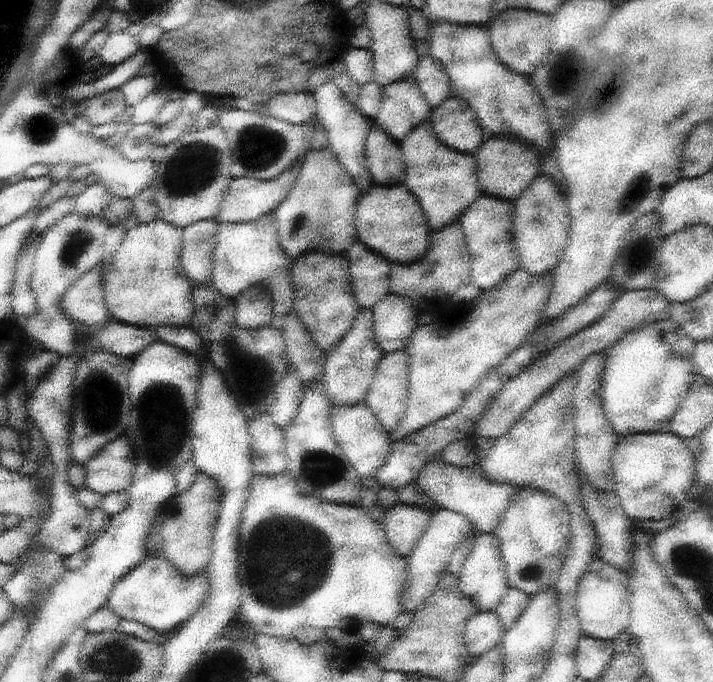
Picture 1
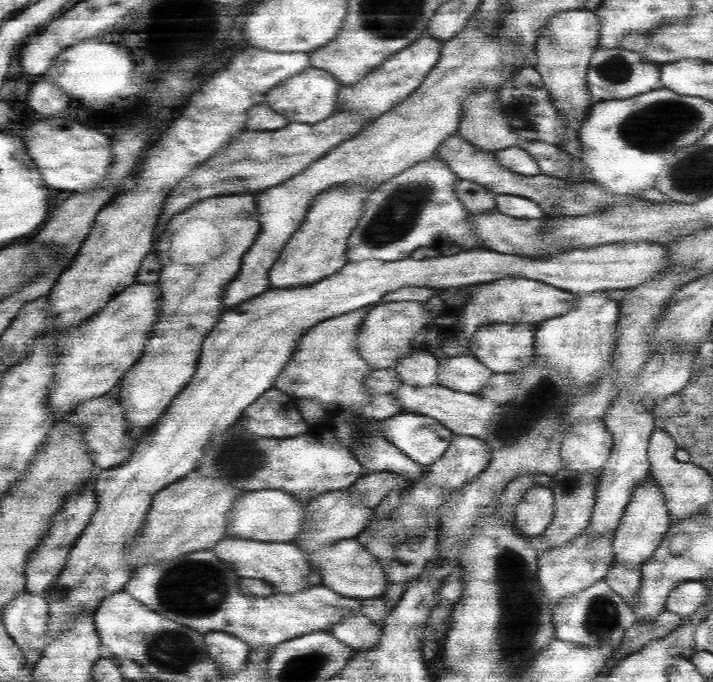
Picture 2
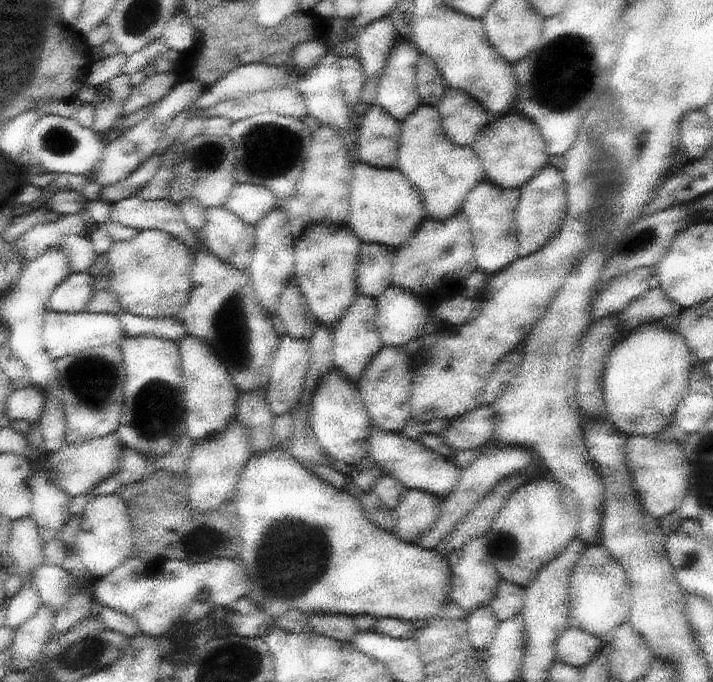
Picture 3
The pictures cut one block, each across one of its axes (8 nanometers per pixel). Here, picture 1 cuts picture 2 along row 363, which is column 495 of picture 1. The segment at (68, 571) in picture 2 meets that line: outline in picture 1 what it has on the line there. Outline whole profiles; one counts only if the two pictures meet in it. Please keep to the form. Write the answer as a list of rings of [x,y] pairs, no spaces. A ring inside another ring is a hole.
[[[493,196],[477,198],[461,220],[471,252],[471,282],[481,292],[499,288],[515,270],[519,270],[519,246],[515,244],[515,202]]]

